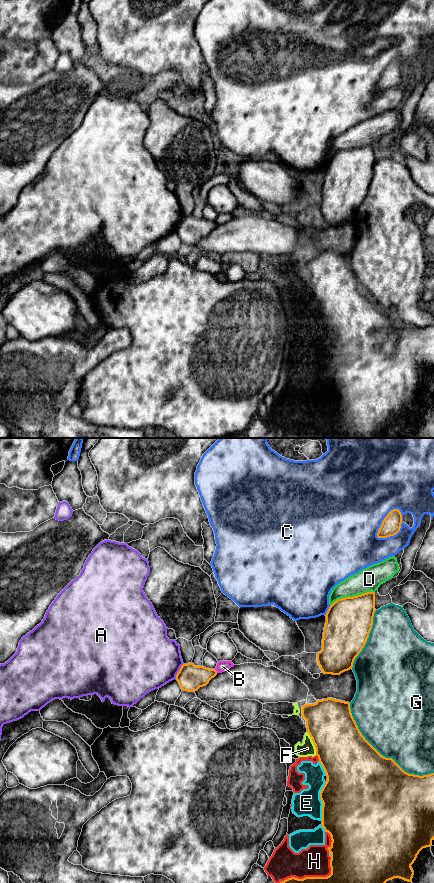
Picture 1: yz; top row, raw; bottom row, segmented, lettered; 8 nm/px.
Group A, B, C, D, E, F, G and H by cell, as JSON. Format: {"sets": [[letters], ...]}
{"sets": [["A"], ["B"], ["C"], ["D"], ["E", "F", "H"], ["G"]]}

